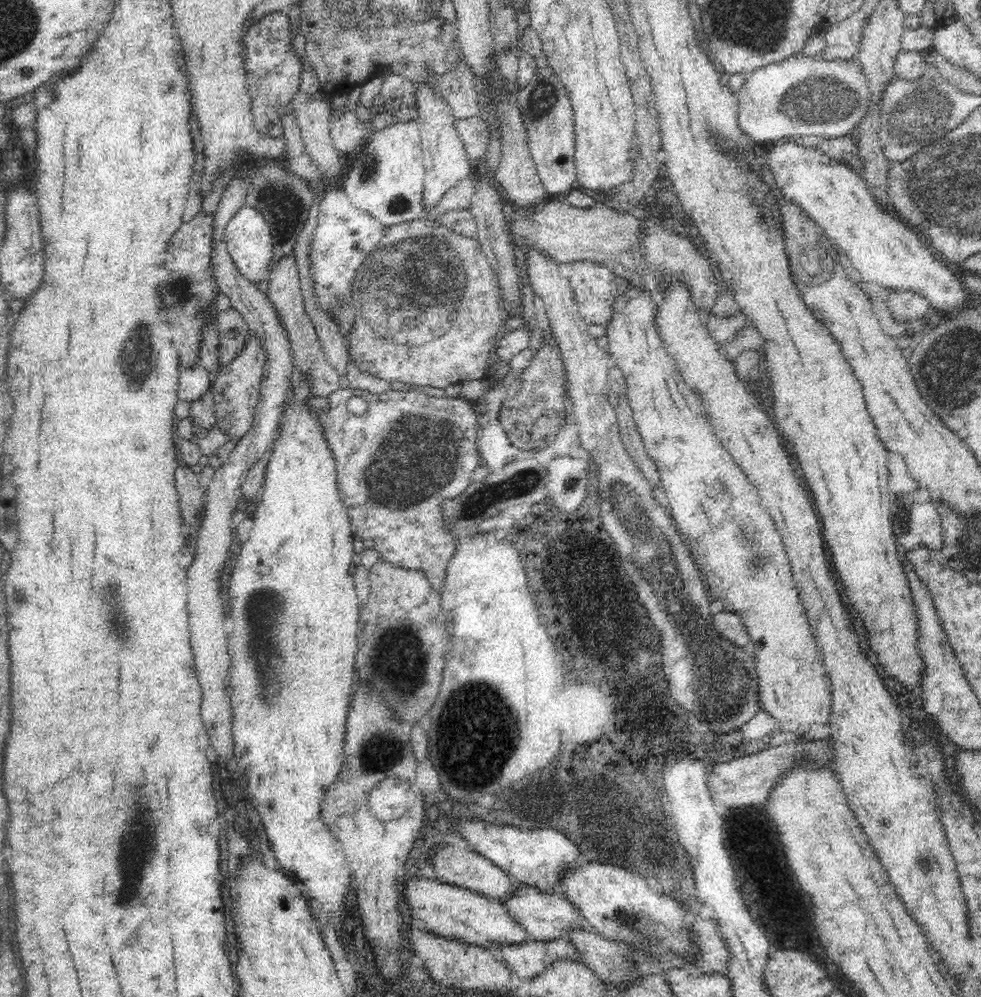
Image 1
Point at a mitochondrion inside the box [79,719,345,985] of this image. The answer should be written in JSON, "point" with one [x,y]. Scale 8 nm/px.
{"point":[140,826]}

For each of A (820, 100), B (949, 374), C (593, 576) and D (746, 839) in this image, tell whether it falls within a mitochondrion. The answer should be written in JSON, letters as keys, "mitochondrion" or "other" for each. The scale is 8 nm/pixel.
{"A":"mitochondrion","B":"mitochondrion","C":"other","D":"other"}

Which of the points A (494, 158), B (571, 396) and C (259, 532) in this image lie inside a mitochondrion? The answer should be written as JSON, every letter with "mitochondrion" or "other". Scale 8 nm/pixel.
{"A":"other","B":"other","C":"other"}

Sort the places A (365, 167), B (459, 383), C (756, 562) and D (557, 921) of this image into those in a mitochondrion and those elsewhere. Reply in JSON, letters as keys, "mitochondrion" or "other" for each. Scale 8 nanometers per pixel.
{"A":"mitochondrion","B":"other","C":"mitochondrion","D":"other"}

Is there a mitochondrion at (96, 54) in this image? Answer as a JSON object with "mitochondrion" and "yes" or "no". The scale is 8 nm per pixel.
{"mitochondrion":"no"}

